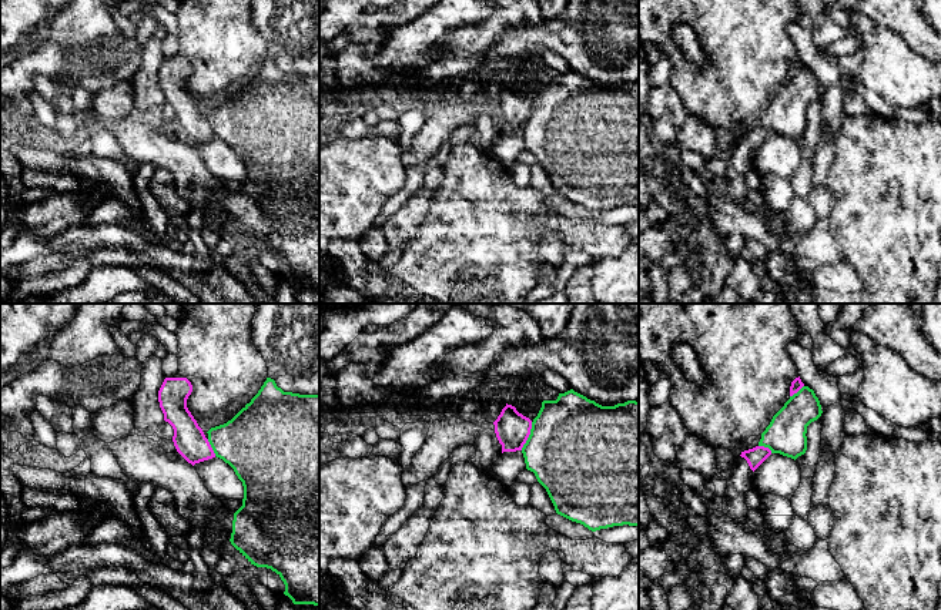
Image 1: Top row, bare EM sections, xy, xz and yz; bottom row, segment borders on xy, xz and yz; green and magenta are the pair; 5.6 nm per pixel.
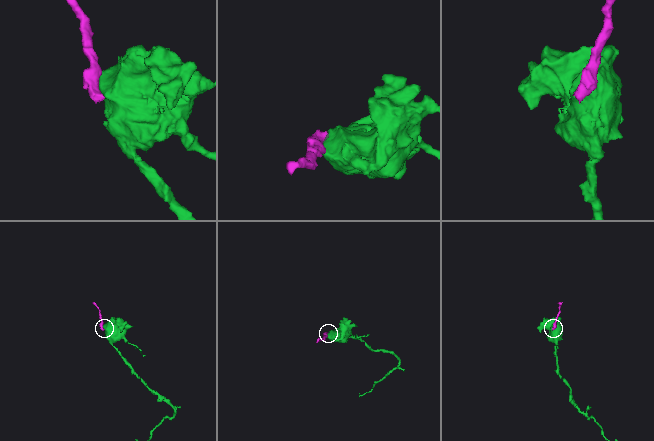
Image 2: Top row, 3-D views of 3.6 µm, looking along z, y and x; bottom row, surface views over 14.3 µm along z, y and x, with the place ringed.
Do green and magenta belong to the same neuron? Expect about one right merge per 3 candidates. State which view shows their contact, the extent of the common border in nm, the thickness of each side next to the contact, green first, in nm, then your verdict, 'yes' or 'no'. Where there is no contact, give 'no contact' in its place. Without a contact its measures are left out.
meets green in xz; contact 170 nm long; 500 nm thick on the green side, 200 nm on the other; no

